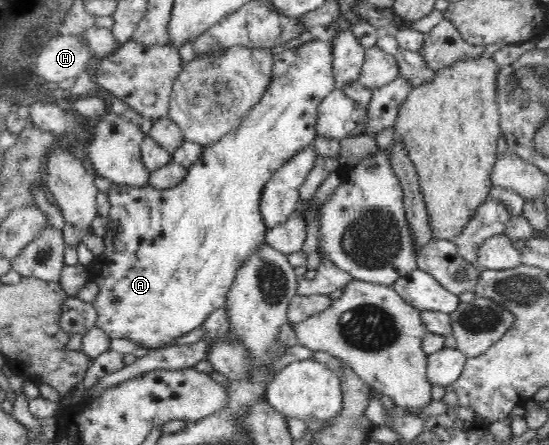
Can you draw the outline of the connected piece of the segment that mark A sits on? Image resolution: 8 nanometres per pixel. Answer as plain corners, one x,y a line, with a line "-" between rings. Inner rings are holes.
307,41
299,47
293,47
283,50
281,53
273,55
273,69
271,69
271,83
267,87
267,91
263,93
261,101
247,113
242,119
241,125
227,133
219,141
205,146
201,157
189,169
187,169
187,177
183,177
183,181
172,187
171,189
155,189
153,187
140,187
129,185
117,185
112,183
108,198
110,201
110,212
108,215
108,230
115,237
113,243
105,241
104,252
95,257
90,267
93,267
92,279
99,286
99,295
95,297
95,301
91,303
98,314
96,326
102,329
111,339
127,338
133,342
143,346
143,348
157,349
169,345
177,337
187,335
190,331
202,327
203,322
207,320
215,311
225,307
226,298
228,297
230,287
234,283
236,274
241,267
252,257
252,253
260,249
264,245
267,229
260,212
260,203
262,191
266,182
271,179
275,171
279,170
295,153
303,151
305,147
312,145
313,139
317,136
317,109
321,105
321,101
336,89
335,78
333,73
333,46
334,41

